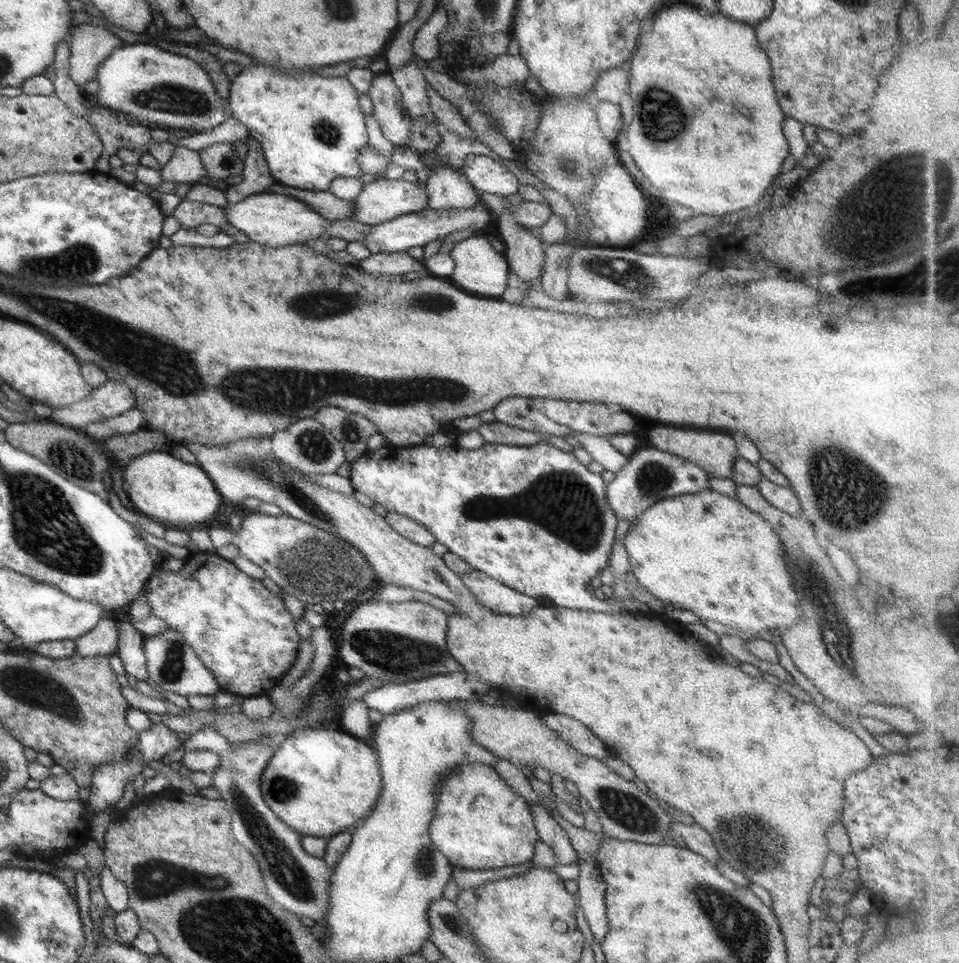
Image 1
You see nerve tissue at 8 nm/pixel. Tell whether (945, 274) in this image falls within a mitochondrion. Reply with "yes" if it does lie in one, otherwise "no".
yes

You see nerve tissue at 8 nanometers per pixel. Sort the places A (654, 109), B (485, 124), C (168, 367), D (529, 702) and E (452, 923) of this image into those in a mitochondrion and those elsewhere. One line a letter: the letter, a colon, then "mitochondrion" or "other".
A: mitochondrion
B: mitochondrion
C: mitochondrion
D: other
E: mitochondrion

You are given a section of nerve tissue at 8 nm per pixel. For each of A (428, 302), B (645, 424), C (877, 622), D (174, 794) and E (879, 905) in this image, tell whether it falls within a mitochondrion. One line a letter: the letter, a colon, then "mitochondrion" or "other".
A: mitochondrion
B: other
C: other
D: other
E: other

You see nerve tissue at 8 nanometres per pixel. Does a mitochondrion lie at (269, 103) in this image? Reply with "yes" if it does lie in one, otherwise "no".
no

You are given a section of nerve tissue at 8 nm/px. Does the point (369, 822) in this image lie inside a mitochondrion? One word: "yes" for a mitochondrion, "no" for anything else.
no

